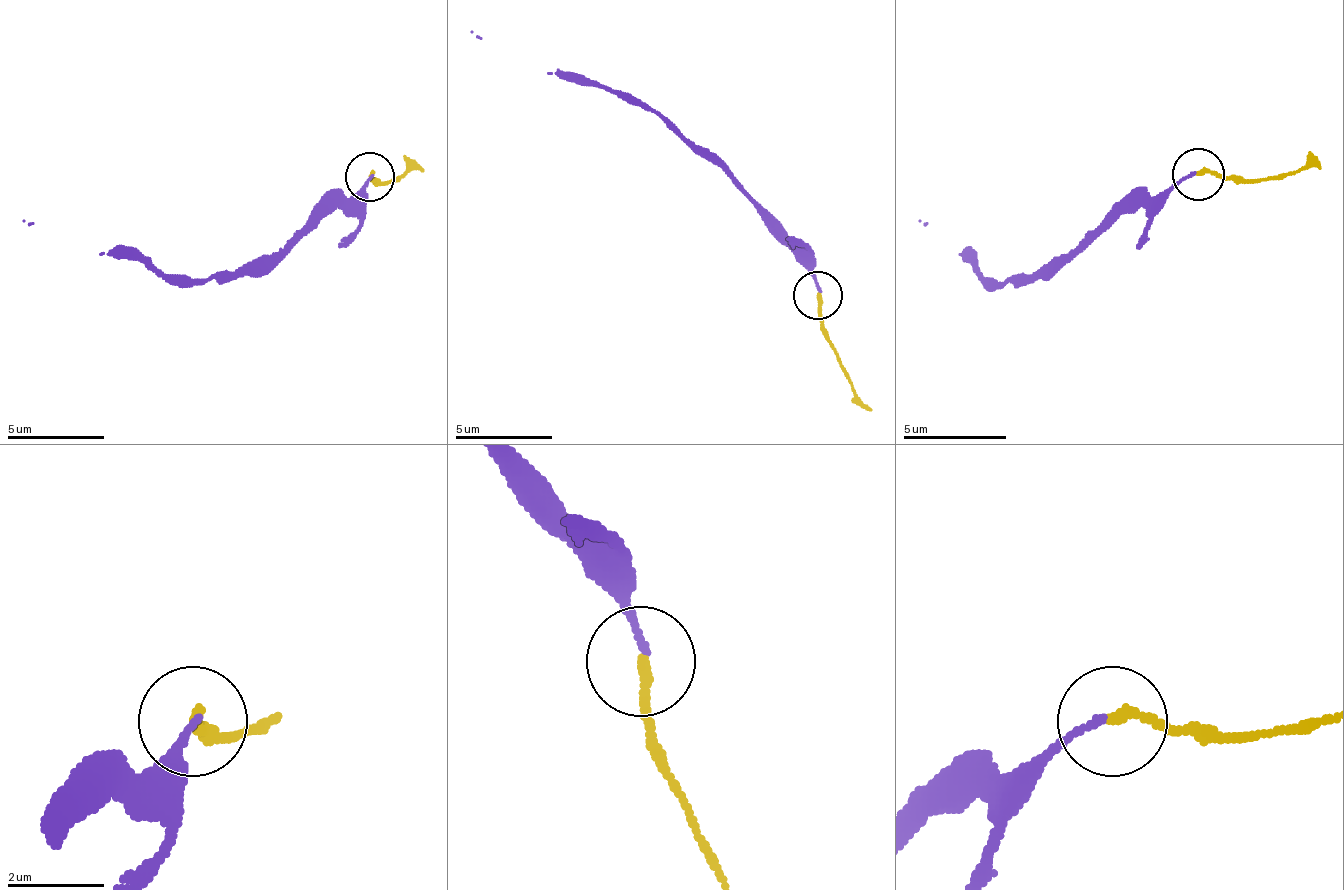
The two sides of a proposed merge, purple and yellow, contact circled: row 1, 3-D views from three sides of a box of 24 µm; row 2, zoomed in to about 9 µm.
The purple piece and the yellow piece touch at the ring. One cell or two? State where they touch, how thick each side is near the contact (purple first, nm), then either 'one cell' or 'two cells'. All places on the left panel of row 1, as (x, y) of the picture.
at (370, 177); 110 nm thick on the purple side, 220 nm on the other; one cell

